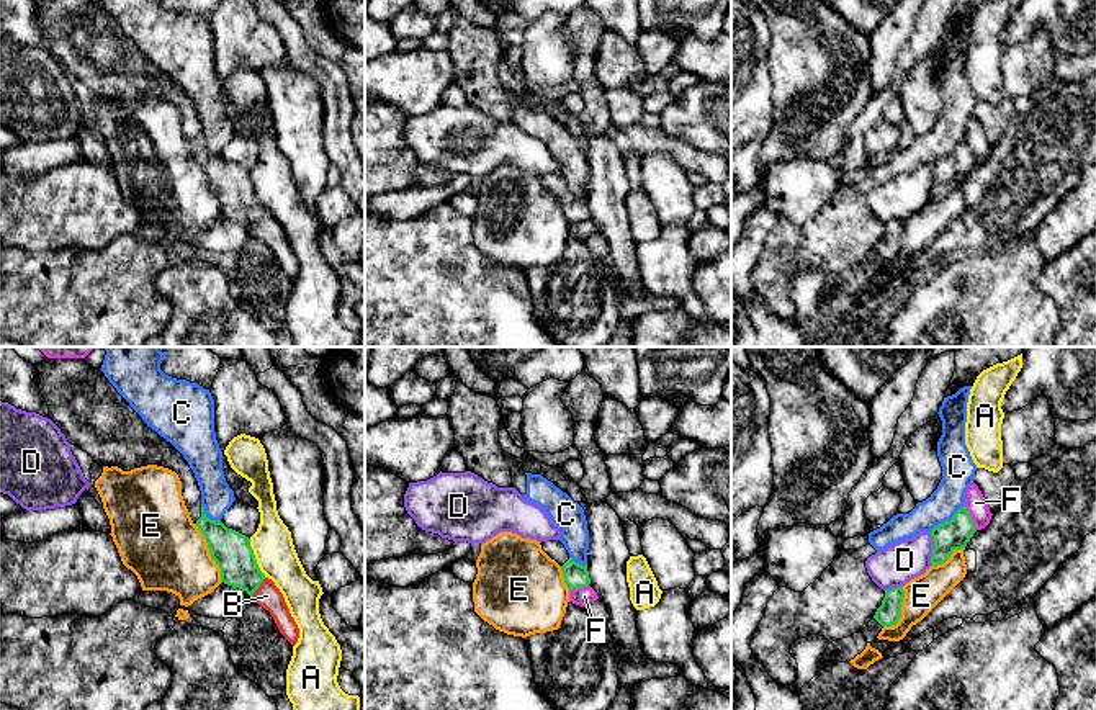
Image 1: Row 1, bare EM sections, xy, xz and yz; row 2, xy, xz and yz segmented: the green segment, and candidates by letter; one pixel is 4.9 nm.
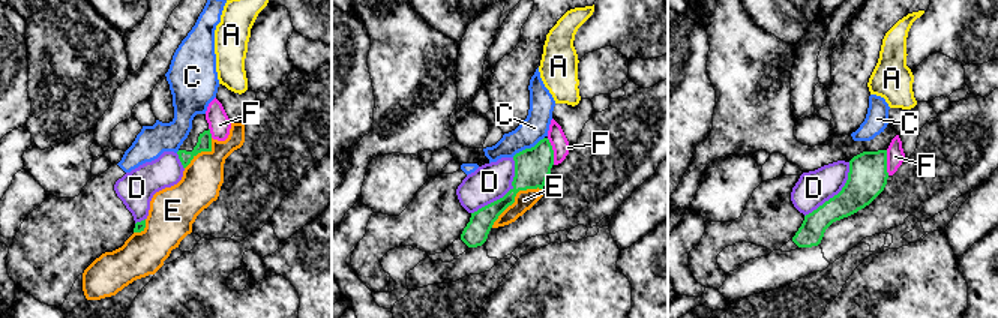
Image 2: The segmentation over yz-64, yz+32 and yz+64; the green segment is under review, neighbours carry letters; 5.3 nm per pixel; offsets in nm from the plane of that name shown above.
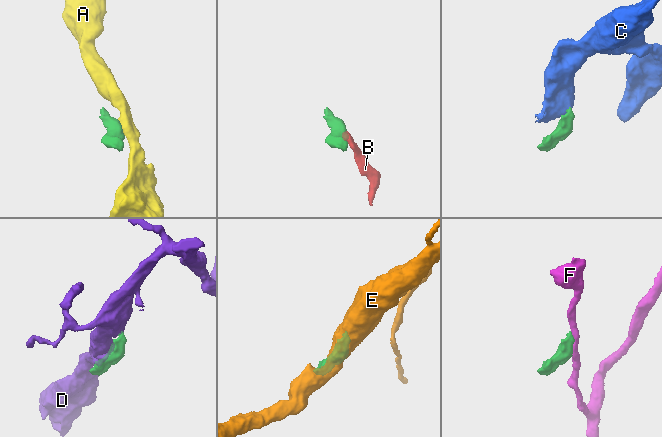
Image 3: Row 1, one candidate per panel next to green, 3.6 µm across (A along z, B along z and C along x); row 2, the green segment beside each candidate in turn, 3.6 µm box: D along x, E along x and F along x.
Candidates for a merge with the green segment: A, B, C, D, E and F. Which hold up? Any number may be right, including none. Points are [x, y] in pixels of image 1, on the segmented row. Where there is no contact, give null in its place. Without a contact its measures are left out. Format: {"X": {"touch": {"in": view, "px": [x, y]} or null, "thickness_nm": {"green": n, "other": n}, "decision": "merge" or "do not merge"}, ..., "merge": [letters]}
{"A": {"touch": {"in": "xy", "px": [254, 558]}, "thickness_nm": {"green": 190, "other": 200}, "decision": "do not merge"}, "B": {"touch": {"in": "xy", "px": [259, 586]}, "thickness_nm": {"green": 190, "other": 120}, "decision": "merge"}, "C": {"touch": {"in": "yz", "px": [947, 521]}, "thickness_nm": {"green": 150, "other": 160}, "decision": "do not merge"}, "D": {"touch": {"in": "yz", "px": [933, 548]}, "thickness_nm": {"green": 150, "other": 200}, "decision": "do not merge"}, "E": {"touch": {"in": "xy", "px": [210, 553]}, "thickness_nm": {"green": 190, "other": 380}, "decision": "do not merge"}, "F": {"touch": {"in": "yz", "px": [970, 517]}, "thickness_nm": {"green": 150, "other": 100}, "decision": "do not merge"}, "merge": ["B"]}

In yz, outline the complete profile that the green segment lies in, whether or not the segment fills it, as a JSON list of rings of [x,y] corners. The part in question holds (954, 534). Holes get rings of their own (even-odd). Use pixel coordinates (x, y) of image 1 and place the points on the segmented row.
[[[965,506],[960,507],[950,520],[931,530],[934,541],[931,563],[934,566],[946,563],[955,550],[967,546],[975,532],[970,512]]]

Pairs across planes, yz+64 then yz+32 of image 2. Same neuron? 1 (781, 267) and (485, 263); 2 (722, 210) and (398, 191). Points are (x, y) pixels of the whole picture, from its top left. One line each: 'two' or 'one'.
1: one
2: one

